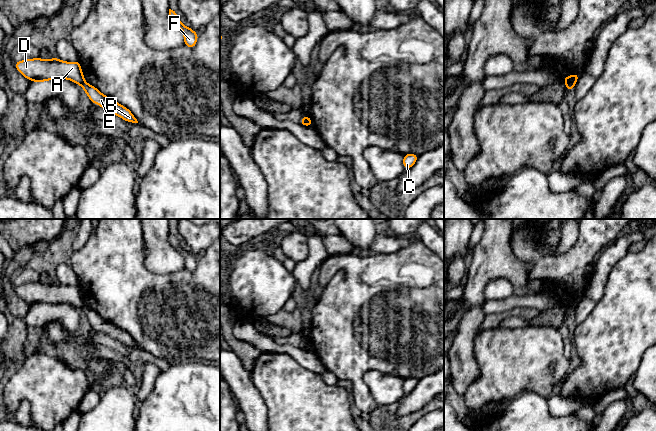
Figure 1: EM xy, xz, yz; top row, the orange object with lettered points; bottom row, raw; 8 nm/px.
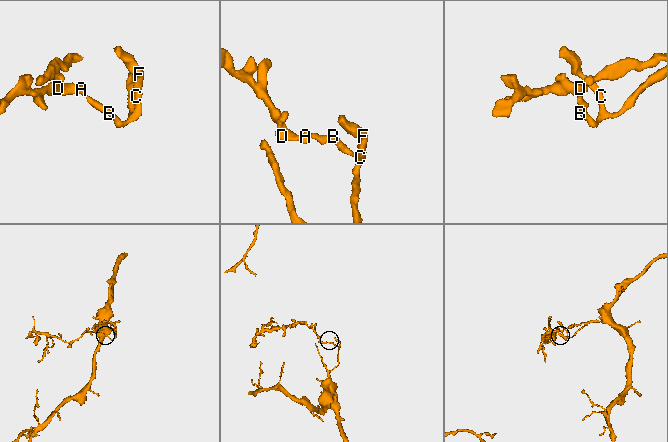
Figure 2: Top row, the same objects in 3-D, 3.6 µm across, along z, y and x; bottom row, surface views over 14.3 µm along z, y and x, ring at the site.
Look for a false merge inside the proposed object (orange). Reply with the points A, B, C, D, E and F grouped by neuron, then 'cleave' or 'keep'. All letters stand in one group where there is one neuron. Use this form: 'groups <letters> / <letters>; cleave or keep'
groups A D / B C E F; cleave

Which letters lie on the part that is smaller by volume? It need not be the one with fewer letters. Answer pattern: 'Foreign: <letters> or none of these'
Foreign: A, D

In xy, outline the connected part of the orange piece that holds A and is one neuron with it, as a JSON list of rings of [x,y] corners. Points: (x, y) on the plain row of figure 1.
[[[38,281],[15,286],[14,290],[25,302],[34,306],[58,303],[69,303],[77,309],[85,306],[79,285],[65,286],[56,281],[43,284]]]

